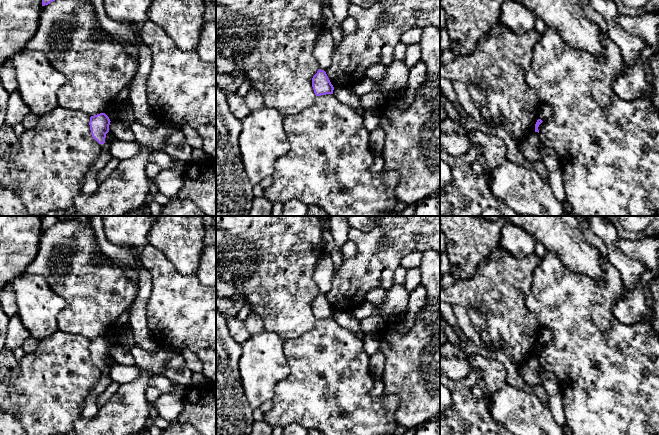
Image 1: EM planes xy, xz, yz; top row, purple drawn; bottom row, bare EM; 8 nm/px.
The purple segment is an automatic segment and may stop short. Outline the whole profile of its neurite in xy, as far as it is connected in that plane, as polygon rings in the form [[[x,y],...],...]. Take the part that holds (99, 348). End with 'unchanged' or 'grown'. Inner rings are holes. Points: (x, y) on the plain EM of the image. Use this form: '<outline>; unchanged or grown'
[[[105,337],[90,341],[90,354],[92,361],[99,367],[104,368],[106,358],[109,356],[110,343]]]; unchanged

